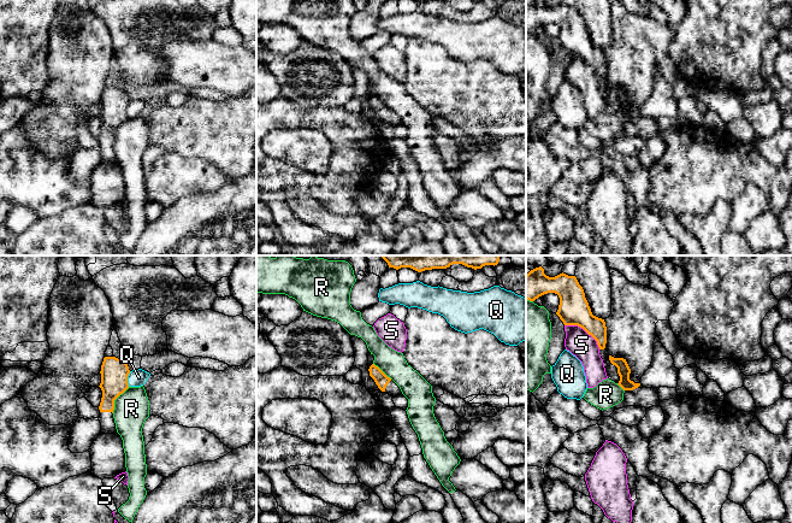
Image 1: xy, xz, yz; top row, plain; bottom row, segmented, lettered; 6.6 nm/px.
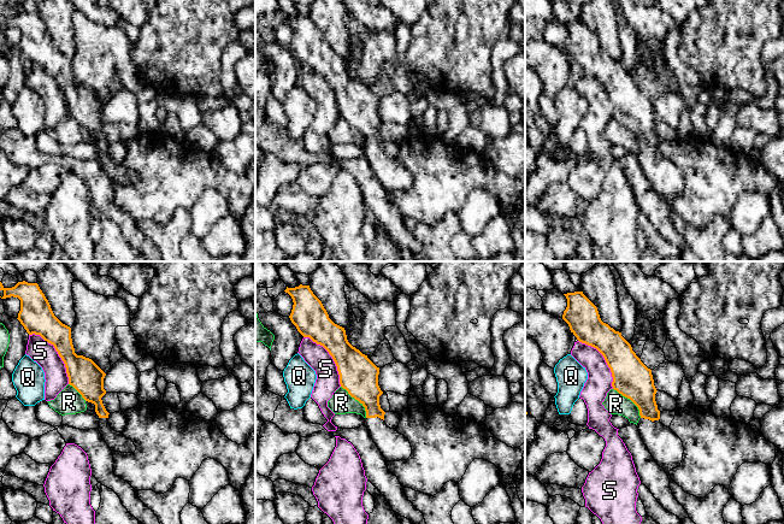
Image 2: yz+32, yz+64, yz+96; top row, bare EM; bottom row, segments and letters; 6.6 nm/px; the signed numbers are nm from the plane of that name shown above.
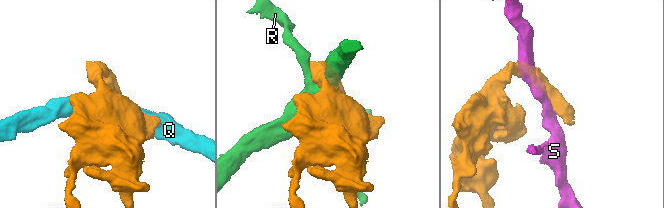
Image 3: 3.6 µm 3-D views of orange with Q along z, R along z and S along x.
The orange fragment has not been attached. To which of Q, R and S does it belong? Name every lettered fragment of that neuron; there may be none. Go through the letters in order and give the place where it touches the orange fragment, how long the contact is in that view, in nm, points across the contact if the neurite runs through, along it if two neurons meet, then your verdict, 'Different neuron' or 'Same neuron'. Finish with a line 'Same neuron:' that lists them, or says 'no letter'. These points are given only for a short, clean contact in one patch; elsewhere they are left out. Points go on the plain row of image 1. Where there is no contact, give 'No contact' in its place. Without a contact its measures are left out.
Q: Touches orange at xy (126, 109). Shared border 110 nm. Boundary: xy (130, 101), (128, 116). Different neuron
R: Touches orange at xy (116, 128). Shared border 200 nm. Different neuron
S: Touches orange at yz (584, 59). Shared border 280 nm. Different neuron
Same neuron: no letter

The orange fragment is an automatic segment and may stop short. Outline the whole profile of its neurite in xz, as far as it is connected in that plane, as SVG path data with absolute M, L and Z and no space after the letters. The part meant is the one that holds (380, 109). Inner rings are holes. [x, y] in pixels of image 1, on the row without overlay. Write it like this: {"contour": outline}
{"contour": "M372 94L368 101L370 106L374 110L376 114L382 122L385 122L391 127L402 124L400 117L390 107L388 107L378 96Z"}

